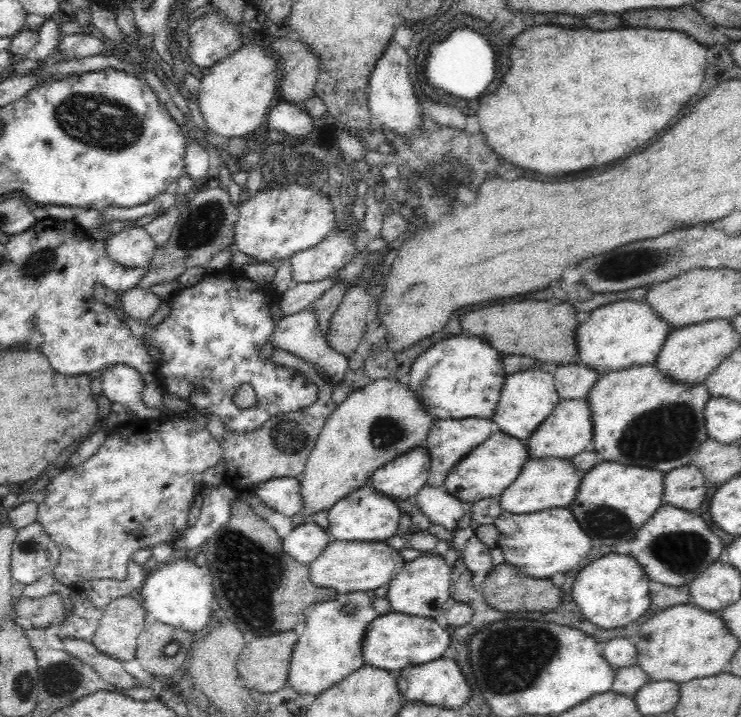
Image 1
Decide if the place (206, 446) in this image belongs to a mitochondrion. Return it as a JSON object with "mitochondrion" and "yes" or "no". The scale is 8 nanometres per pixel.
{"mitochondrion":"no"}

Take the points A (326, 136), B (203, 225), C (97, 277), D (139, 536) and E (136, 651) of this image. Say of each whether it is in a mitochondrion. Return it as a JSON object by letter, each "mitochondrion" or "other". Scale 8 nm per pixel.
{"A":"other","B":"mitochondrion","C":"other","D":"other","E":"other"}

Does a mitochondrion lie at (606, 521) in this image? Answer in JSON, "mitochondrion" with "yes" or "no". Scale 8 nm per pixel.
{"mitochondrion":"yes"}

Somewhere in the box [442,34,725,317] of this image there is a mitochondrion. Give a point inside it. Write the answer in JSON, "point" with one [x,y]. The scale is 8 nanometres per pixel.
{"point":[633,262]}

